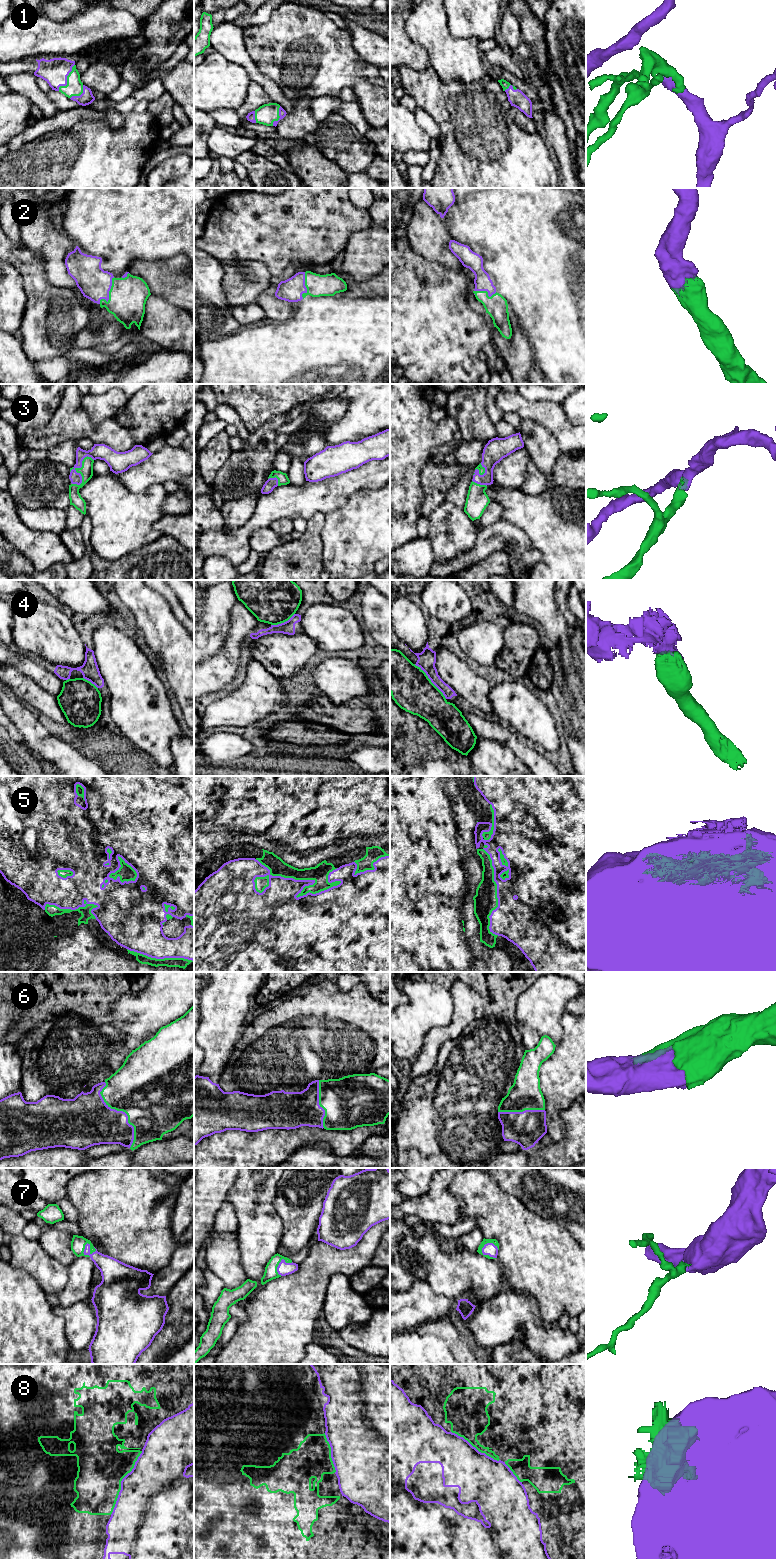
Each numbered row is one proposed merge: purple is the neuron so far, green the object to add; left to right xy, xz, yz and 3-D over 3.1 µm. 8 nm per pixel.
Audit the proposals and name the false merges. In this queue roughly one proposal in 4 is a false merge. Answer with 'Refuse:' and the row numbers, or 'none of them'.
Refuse: none of them

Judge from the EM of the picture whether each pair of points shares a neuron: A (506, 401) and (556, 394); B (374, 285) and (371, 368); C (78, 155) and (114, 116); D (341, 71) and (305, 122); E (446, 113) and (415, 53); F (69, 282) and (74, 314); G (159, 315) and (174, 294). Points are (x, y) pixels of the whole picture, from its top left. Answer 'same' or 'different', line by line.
A: different
B: different
C: different
D: different
E: different
F: different
G: different

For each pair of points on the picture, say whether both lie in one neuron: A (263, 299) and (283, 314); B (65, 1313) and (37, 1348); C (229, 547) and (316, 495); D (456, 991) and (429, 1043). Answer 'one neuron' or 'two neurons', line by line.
A: one neuron
B: two neurons
C: one neuron
D: one neuron

